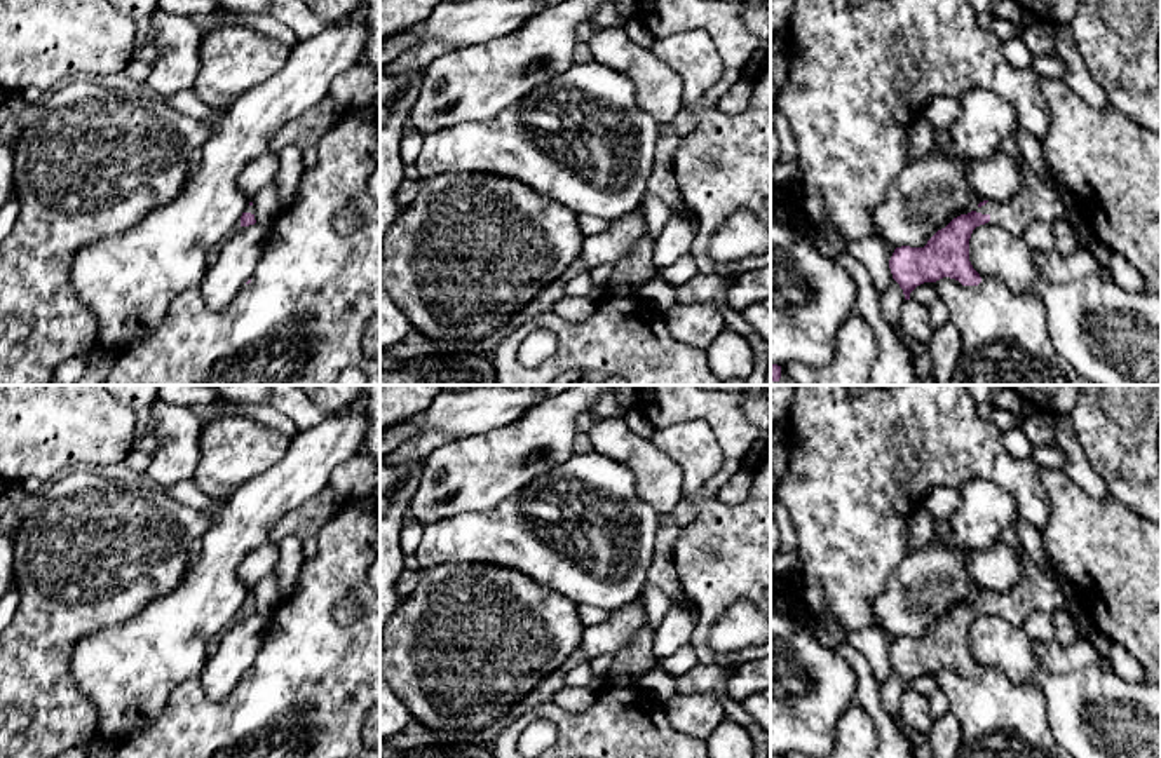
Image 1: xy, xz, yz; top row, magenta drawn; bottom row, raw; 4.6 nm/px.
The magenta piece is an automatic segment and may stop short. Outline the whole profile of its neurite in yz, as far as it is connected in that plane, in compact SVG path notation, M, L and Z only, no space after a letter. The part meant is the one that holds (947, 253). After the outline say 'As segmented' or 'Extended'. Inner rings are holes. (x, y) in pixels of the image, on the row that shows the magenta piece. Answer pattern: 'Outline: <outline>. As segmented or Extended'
Outline: M1025 162L1020 174L1022 192L1013 200L1004 204L983 200L974 211L954 218L938 230L924 247L901 246L894 249L889 268L903 289L905 300L910 300L910 293L917 286L943 277L955 279L962 286L978 286L981 277L969 261L969 239L980 225L988 223L1022 237L1025 227L1035 218L1048 223L1074 220L1074 213L1060 195L1046 186Z. Extended

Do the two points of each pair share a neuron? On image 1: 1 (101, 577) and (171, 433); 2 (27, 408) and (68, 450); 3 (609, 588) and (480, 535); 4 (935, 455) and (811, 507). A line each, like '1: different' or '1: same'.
1: different
2: same
3: same
4: same

